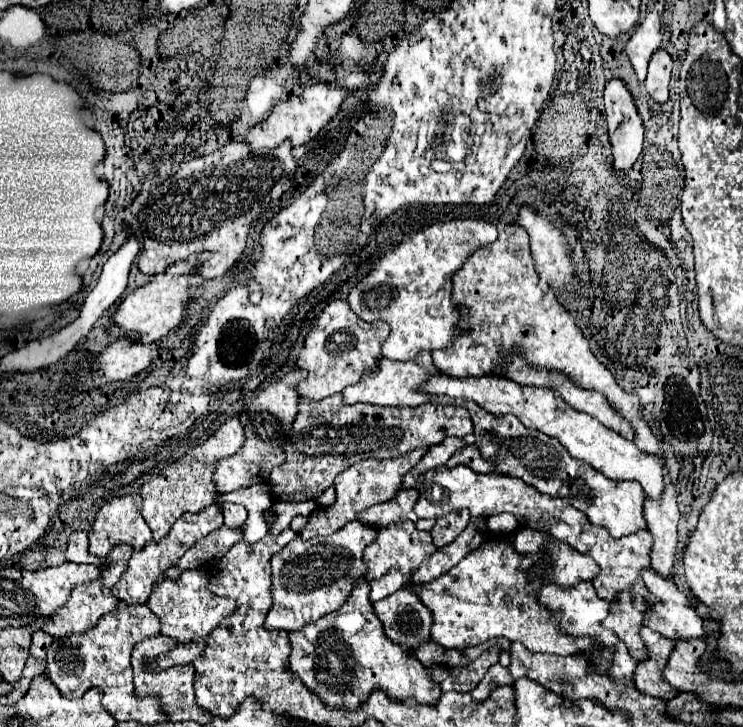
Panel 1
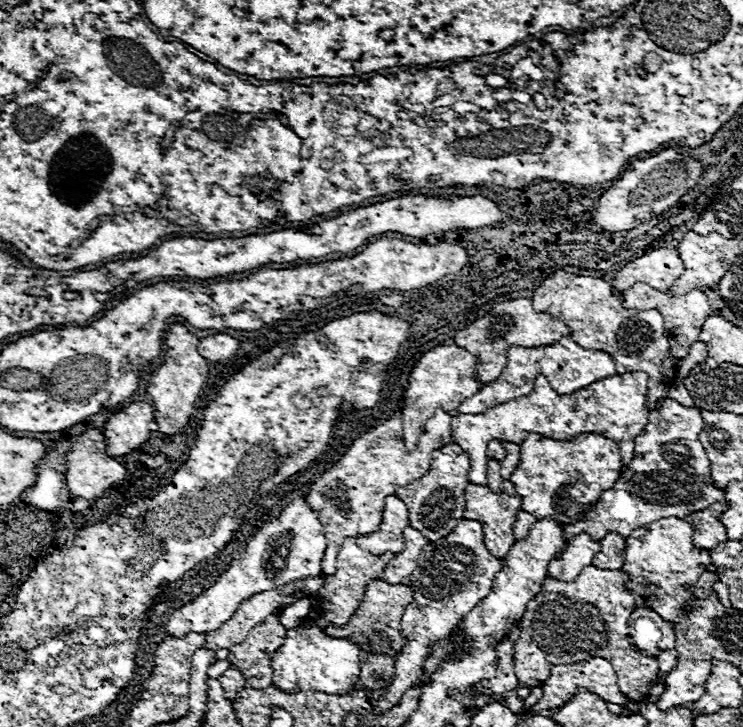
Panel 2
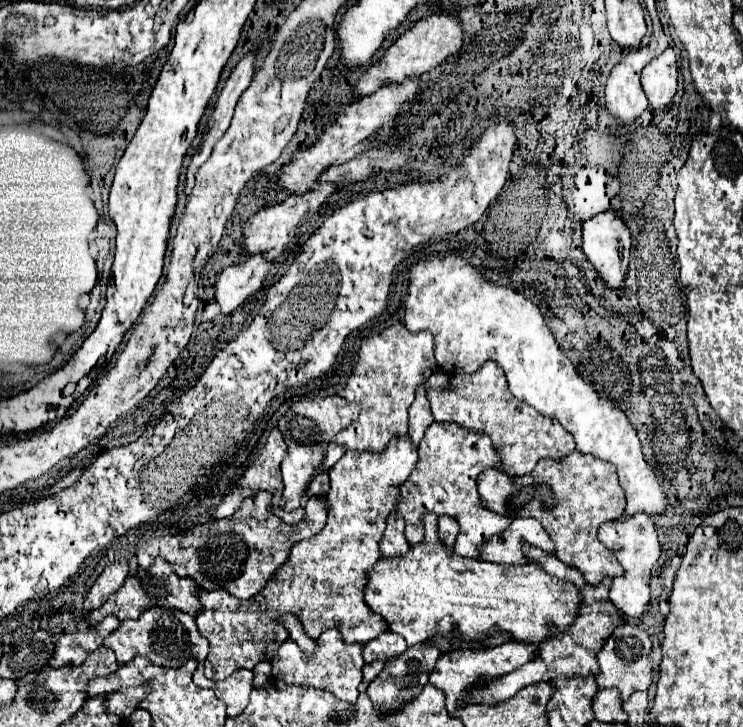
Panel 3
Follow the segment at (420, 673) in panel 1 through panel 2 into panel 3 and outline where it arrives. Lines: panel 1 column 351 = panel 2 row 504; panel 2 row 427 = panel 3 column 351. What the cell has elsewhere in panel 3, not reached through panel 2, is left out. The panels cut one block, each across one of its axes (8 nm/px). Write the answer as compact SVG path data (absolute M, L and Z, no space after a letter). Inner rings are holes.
M332 628L318 638L318 648L314 654L306 654L296 646L296 642L286 640L272 658L272 676L276 680L284 680L286 684L308 684L324 692L332 692L338 700L354 702L358 698L358 684L362 682L362 666L362 646L344 644L340 634Z

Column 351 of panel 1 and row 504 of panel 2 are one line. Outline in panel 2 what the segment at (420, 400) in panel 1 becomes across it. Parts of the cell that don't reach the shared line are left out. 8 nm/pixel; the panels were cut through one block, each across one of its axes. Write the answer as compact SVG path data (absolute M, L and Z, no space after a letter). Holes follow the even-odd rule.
M394 494L386 498L386 508L384 508L384 522L380 524L380 530L368 538L356 538L358 544L380 556L386 552L392 554L400 554L404 550L404 538L402 532L404 528L410 526L408 520L408 508L404 506L404 502L400 502L400 498L396 498Z

